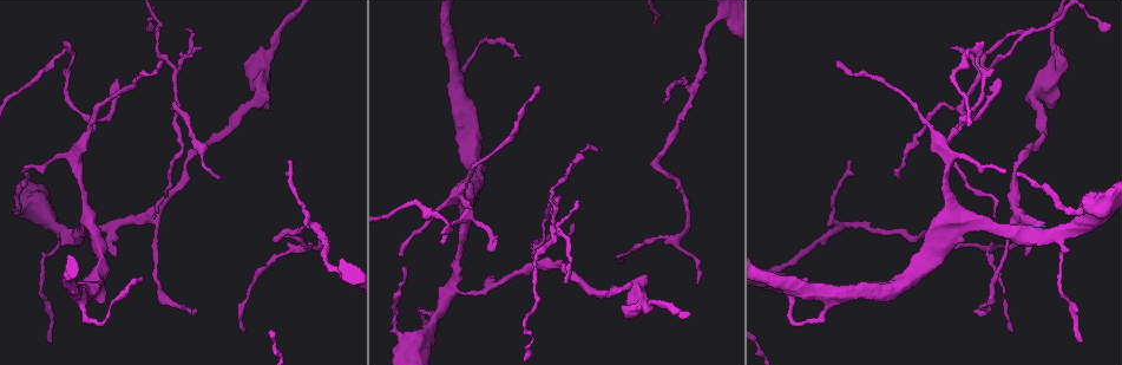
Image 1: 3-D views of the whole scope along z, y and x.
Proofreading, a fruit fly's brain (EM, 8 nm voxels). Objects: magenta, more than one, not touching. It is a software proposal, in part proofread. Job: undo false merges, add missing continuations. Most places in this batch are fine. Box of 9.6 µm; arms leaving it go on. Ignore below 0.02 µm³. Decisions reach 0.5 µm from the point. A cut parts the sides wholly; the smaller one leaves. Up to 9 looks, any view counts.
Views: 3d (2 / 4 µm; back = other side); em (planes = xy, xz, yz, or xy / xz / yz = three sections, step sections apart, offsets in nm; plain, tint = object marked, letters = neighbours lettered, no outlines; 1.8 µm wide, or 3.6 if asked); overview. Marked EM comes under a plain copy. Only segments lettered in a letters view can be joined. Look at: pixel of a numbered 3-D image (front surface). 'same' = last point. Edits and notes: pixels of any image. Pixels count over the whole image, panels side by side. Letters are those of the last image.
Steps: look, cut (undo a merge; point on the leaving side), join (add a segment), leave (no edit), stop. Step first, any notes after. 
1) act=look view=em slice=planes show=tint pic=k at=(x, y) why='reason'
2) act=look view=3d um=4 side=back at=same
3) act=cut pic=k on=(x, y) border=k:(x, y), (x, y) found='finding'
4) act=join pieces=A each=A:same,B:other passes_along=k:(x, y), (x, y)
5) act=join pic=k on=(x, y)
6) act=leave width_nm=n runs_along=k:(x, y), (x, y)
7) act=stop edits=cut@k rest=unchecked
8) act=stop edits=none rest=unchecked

act=look view=3d um=4 pic=1 at=(942, 141) why='narrows sharply'

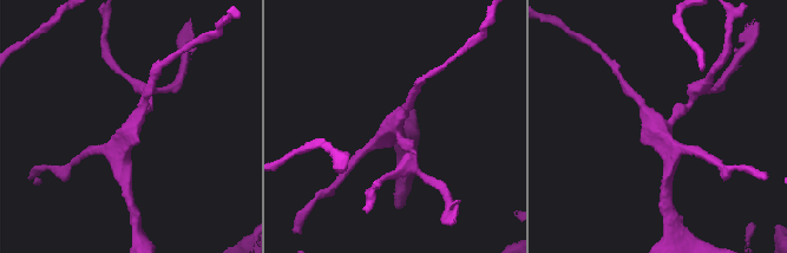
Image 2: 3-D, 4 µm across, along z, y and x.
act=look view=em slice=xz step=16 show=tint pic=2 at=(129, 125) arms=4 why='need the tissue'

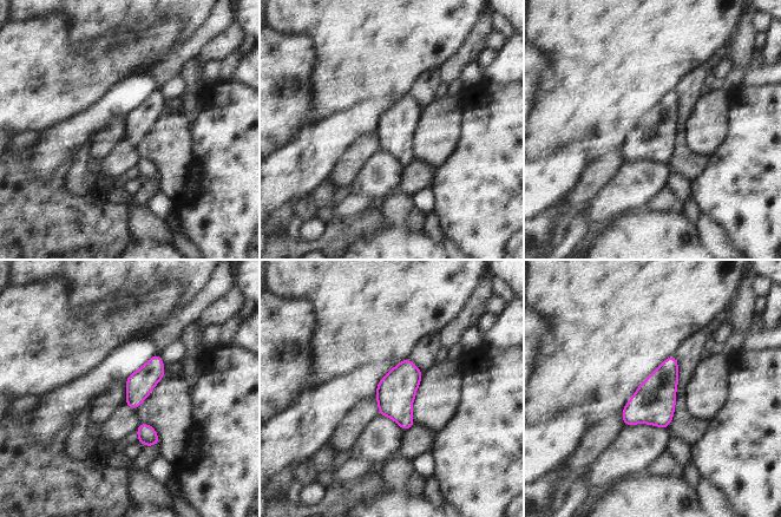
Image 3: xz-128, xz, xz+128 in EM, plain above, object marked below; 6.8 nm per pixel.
act=look view=em slice=planes show=letters at=same why='cut it another way'

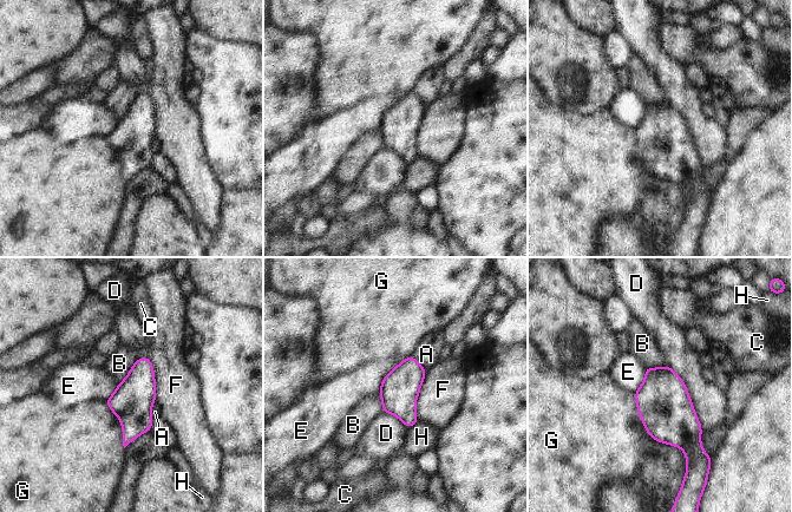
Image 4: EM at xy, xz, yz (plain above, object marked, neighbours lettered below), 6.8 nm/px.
act=leave each=A:other,B:other,C:other,D:other,E:other,F:other,G:other,H:other found='one neuron here'

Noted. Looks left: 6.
act=look view=3d um=4 pic=1 at=(1017, 174) why='thin end'

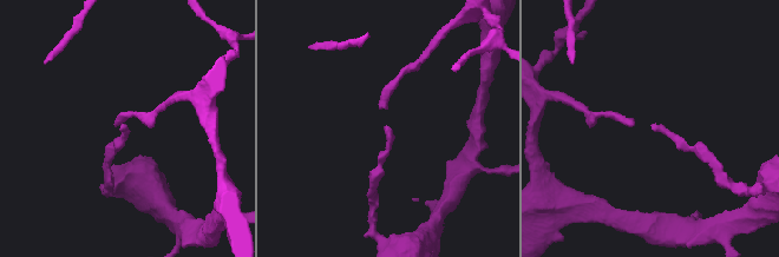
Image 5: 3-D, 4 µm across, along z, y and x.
act=look view=em slice=planes show=tint pic=5 at=(121, 126) why='shape alone is not enough'

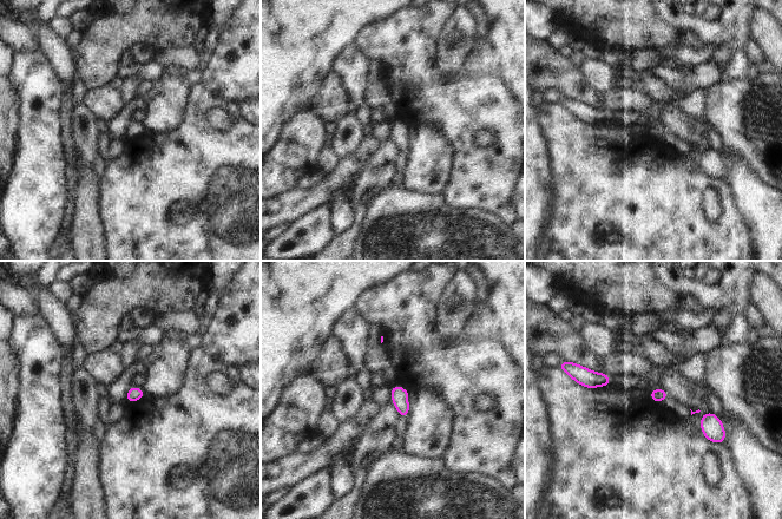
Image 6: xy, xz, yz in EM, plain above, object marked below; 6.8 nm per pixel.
act=look view=em slice=planes show=letters at=same why='see the neighbours'

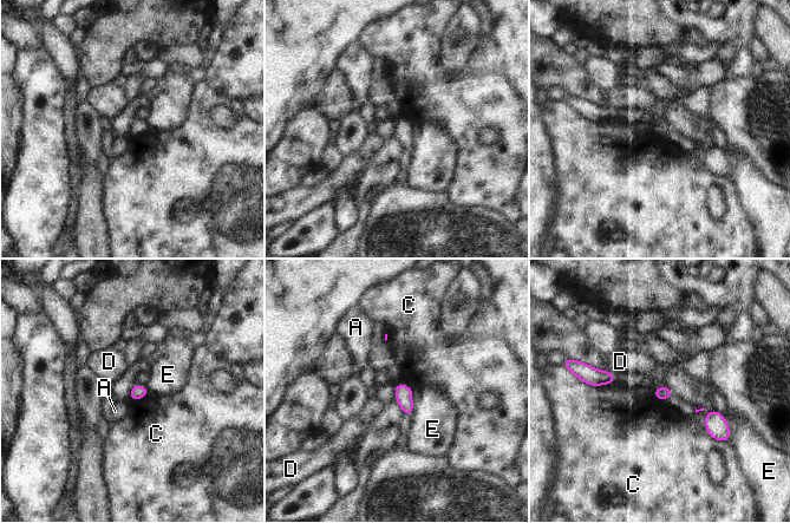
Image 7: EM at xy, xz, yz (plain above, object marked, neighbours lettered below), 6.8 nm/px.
act=leave each=A:other,C:other,D:other,E:other border=7:(580, 379), (591, 385), (613, 384) found='no lettered segment goes on from it'

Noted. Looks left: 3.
act=look view=3d um=2 pic=1 at=(1017, 211) why='abrupt turn'

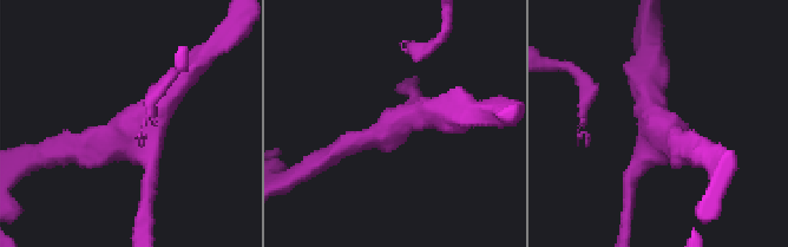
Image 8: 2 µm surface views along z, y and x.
act=look view=em slice=planes show=letters pic=8 at=(131, 126) arms=3 why='need the tissue'

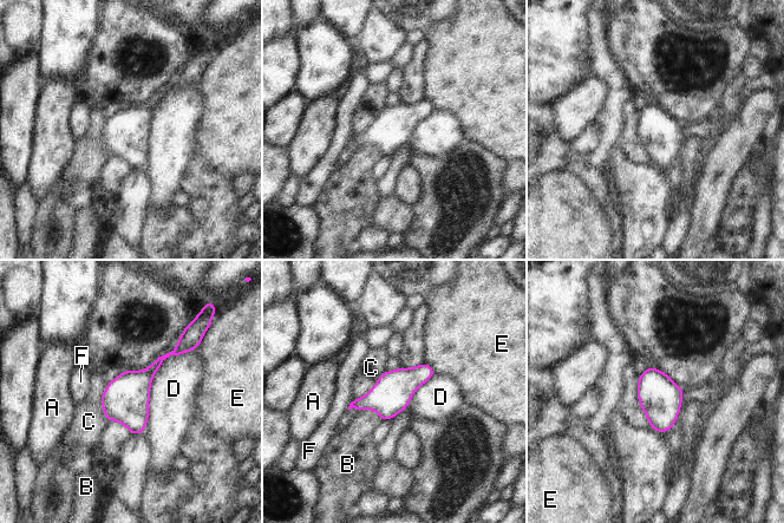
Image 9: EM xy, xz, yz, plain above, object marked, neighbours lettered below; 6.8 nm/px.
act=leave width_nm=260 each=A:other,B:other,C:other,D:other,E:other,F:other border=9:(196, 347), (154, 374), (145, 424) found='one neuron here'

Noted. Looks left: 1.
act=stop edits=none rest=unchecked

